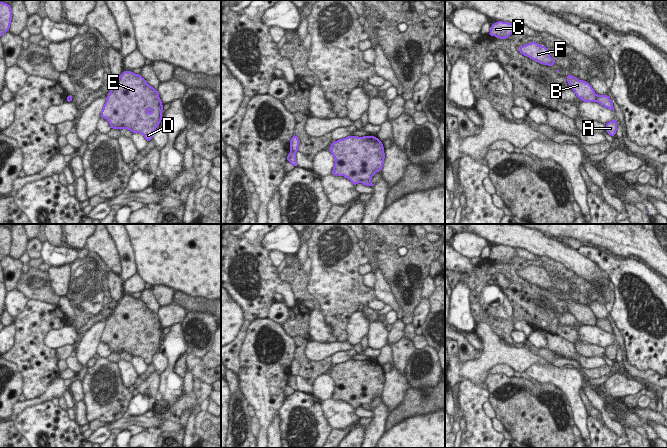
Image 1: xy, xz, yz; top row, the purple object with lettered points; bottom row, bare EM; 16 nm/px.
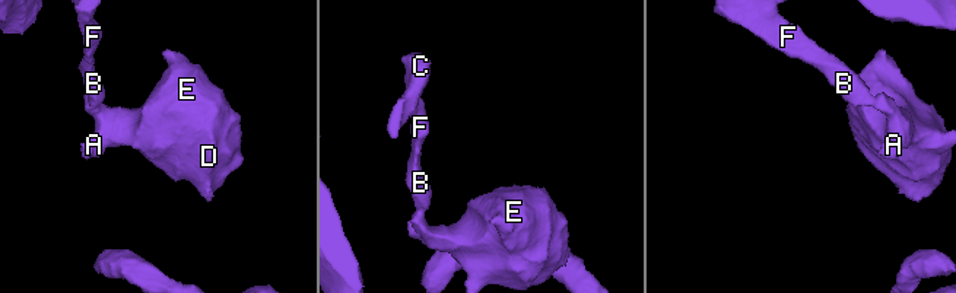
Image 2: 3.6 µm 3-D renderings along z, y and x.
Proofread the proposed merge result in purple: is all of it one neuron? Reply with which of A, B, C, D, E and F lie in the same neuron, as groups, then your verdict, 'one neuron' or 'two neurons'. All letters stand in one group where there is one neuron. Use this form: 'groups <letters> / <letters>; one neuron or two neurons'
groups A D E / B C F; two neurons

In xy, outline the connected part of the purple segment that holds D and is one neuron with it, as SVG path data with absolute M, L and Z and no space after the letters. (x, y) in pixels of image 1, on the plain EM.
M124 294L109 315L100 342L106 343L111 353L129 353L132 357L141 357L148 366L160 349L163 341L162 335L163 328L158 314L151 311L140 298Z

